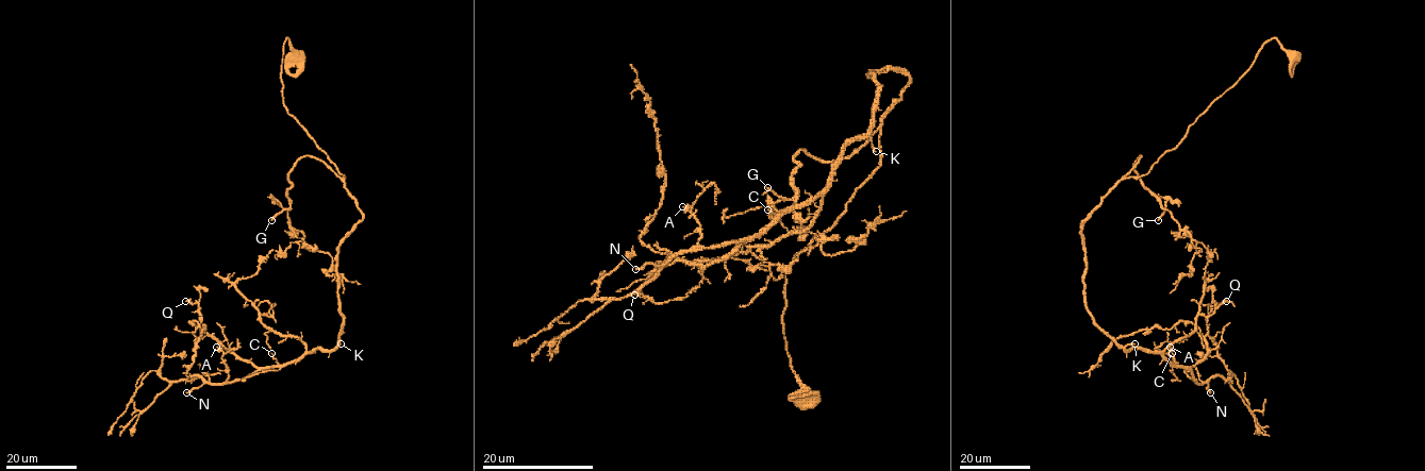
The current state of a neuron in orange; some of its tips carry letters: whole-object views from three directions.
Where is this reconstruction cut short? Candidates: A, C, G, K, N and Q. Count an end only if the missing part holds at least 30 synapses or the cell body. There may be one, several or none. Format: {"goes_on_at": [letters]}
{"goes_on_at": ["G", "K"]}

